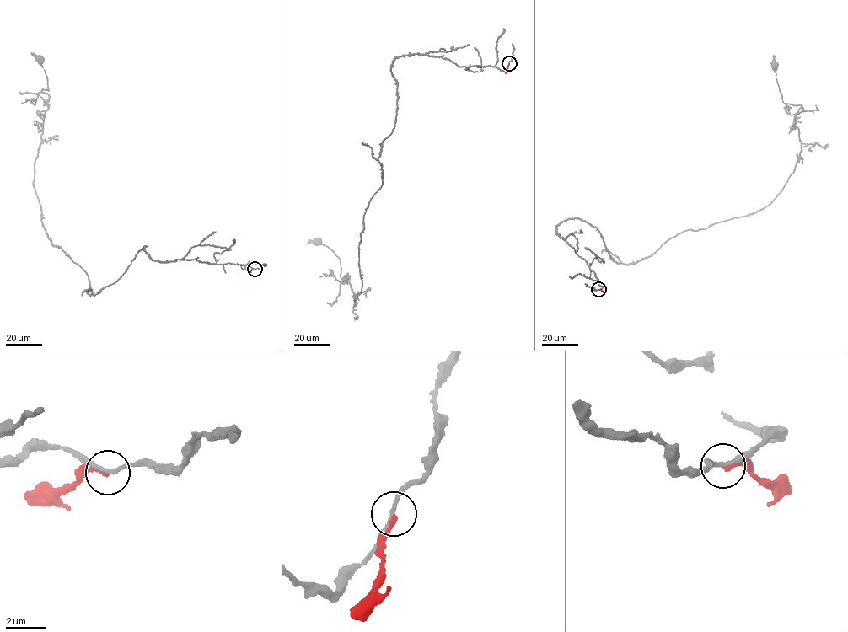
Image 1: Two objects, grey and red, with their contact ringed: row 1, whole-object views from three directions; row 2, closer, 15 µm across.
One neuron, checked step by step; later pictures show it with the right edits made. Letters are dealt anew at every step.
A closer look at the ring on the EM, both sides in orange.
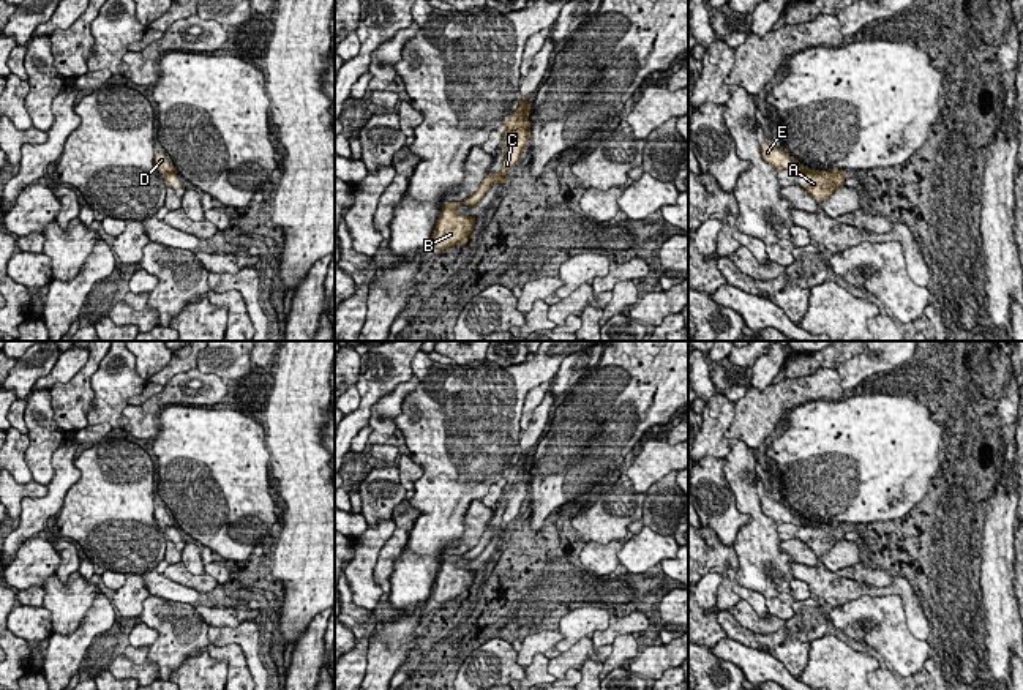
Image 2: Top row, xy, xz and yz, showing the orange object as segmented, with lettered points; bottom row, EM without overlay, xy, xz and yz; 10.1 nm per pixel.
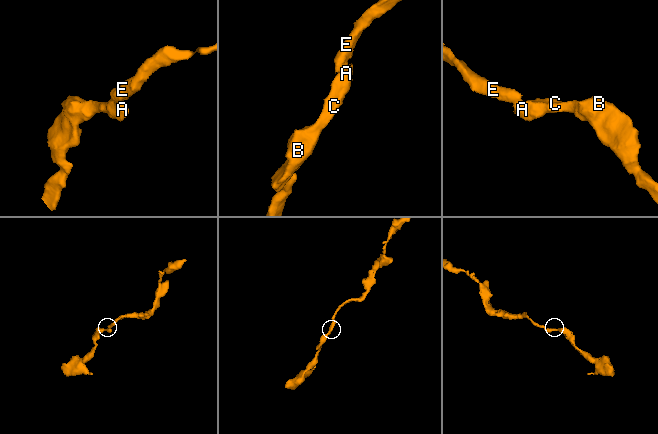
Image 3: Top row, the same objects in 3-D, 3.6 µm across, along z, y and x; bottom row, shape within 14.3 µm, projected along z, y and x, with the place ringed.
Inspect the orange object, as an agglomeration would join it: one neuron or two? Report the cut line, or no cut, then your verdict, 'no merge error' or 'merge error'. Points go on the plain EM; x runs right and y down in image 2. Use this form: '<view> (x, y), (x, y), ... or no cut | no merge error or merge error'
xy (174, 524), (166, 528) | merge error

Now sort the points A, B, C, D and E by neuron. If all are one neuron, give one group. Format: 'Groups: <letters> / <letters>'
Groups: A B C / D E

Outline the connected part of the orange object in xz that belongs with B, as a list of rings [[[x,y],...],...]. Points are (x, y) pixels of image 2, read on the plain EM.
[[[526,455],[508,471],[504,478],[504,489],[500,499],[507,502],[502,513],[500,527],[488,527],[480,538],[480,542],[461,556],[444,556],[440,570],[437,572],[431,598],[434,598],[440,606],[455,598],[466,598],[470,595],[470,587],[477,573],[470,568],[459,568],[456,562],[463,559],[474,561],[486,548],[486,545],[496,537],[507,537],[507,526],[515,523],[519,516],[519,508],[524,505],[524,499],[530,491],[530,475],[529,475],[530,456]]]

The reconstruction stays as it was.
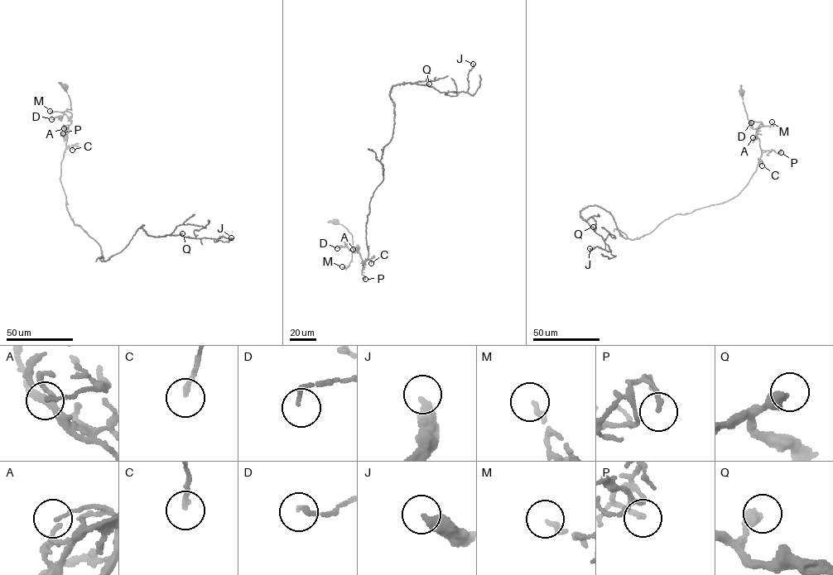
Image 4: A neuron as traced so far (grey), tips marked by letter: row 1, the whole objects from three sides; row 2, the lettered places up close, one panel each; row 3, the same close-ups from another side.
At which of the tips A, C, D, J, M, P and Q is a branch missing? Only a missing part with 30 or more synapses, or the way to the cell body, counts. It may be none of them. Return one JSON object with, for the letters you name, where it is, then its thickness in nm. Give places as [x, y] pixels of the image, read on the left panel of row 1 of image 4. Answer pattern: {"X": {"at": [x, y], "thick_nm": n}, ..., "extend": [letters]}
{"extend": []}

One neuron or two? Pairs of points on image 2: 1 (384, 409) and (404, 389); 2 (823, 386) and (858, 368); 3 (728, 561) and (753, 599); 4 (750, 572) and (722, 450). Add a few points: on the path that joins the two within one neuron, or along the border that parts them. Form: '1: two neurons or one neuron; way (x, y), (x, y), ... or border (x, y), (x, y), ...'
1: one neuron; way (389, 404), (400, 393)
2: two neurons; border (835, 370), (843, 390)
3: one neuron; way (731, 570), (733, 581), (744, 592)
4: two neurons; border (723, 436), (728, 446), (725, 458)

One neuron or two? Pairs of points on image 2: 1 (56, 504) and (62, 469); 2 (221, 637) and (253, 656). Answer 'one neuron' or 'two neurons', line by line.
1: one neuron
2: one neuron

